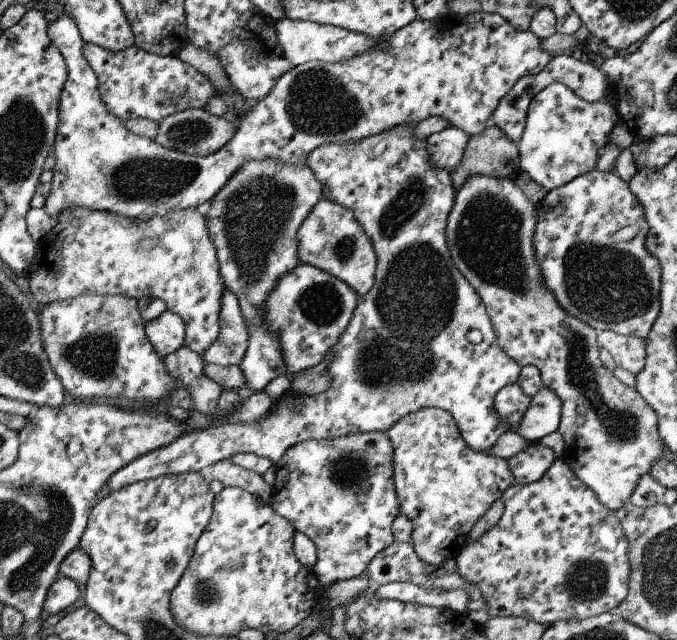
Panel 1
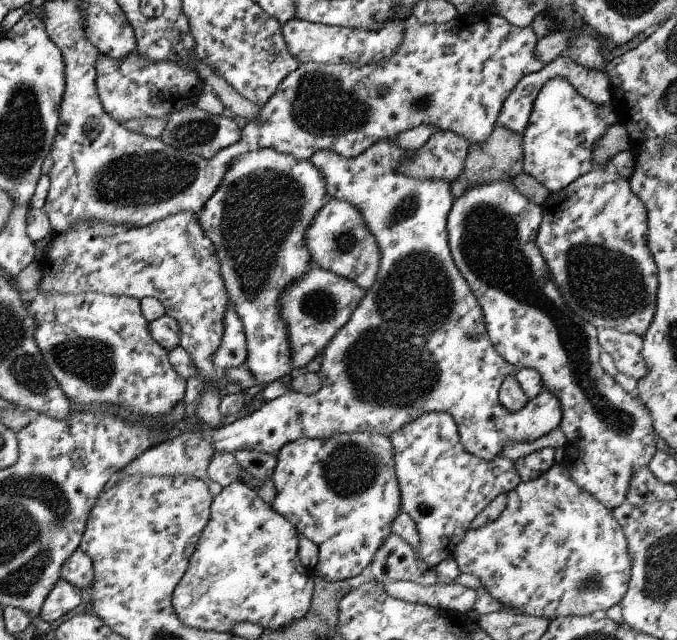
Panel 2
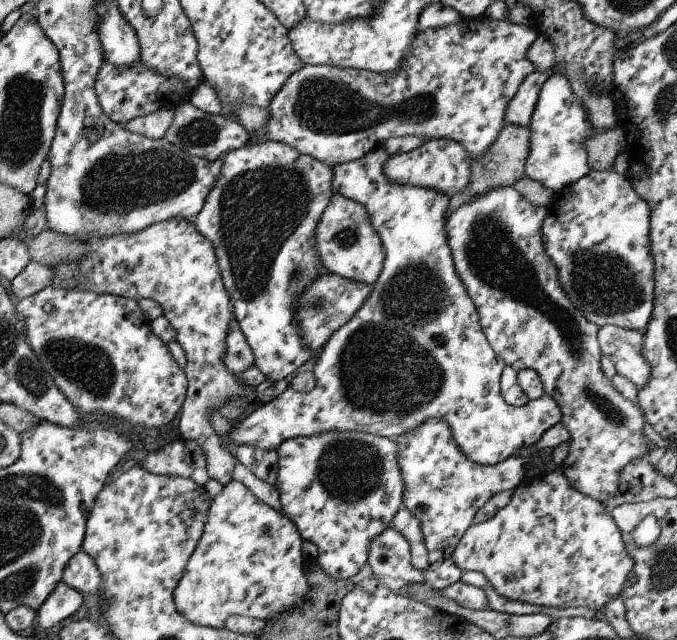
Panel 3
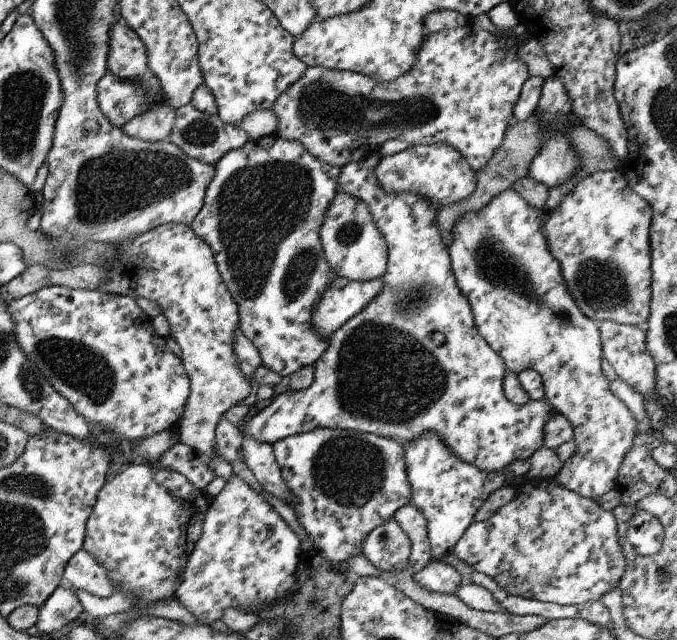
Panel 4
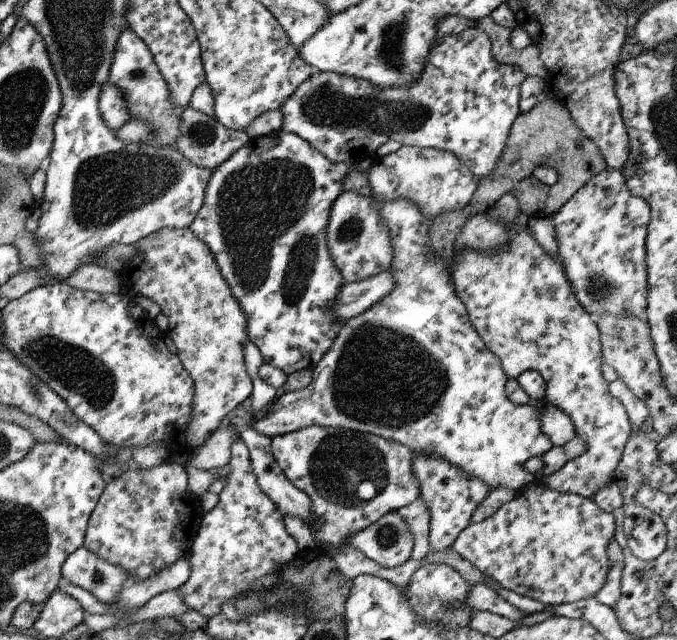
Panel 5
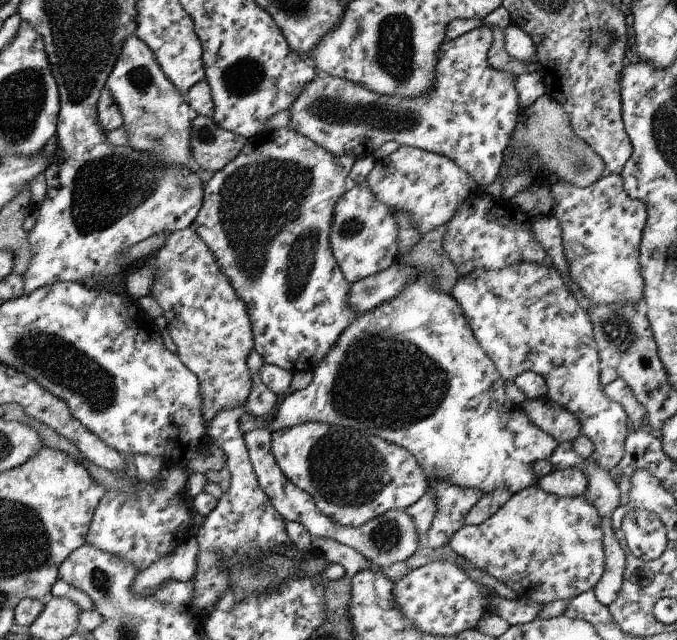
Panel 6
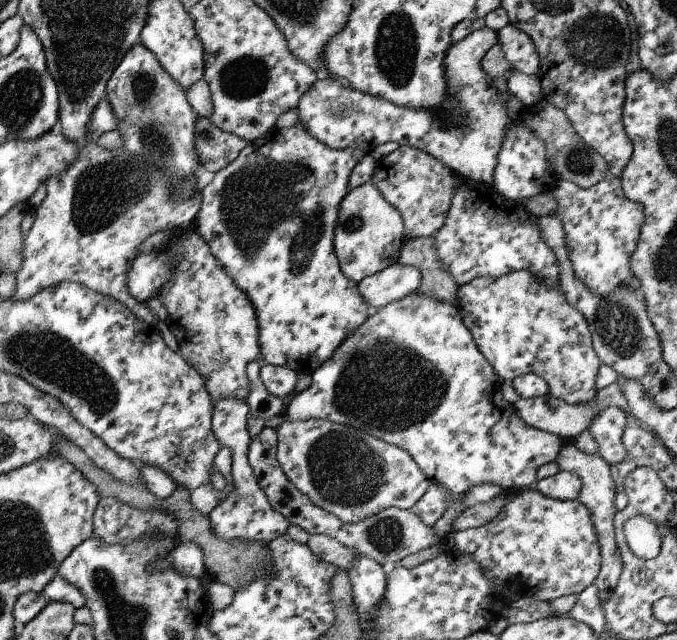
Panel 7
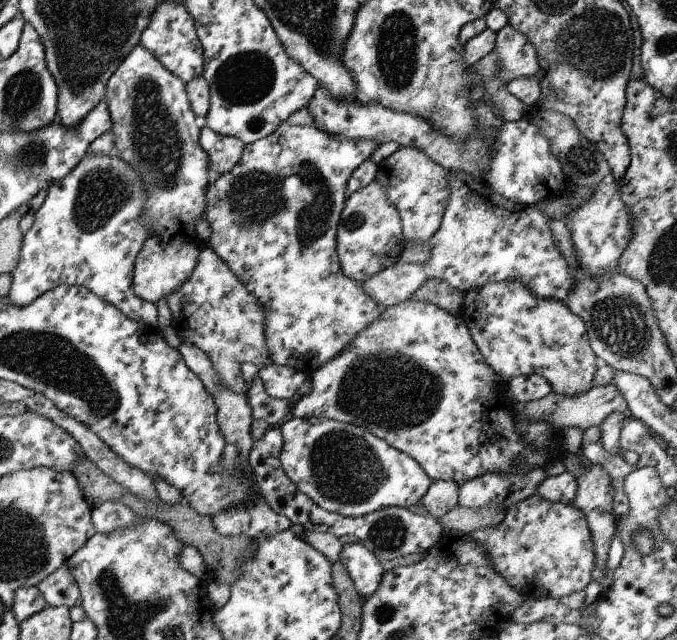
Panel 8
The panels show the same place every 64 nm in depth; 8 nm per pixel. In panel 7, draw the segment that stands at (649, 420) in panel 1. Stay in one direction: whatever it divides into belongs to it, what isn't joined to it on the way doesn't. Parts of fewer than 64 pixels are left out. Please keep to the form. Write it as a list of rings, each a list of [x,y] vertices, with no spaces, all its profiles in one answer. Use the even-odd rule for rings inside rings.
[[[529,269],[512,270],[497,278],[480,276],[460,284],[454,292],[461,320],[471,333],[479,352],[503,379],[512,381],[525,373],[540,376],[548,386],[548,394],[570,405],[585,405],[594,400],[595,377],[601,364],[592,347],[586,318],[572,307],[557,287],[546,289]],[[618,406],[603,407],[587,425],[591,438],[597,444],[596,454],[608,465],[627,460],[627,452],[622,445],[625,428],[625,413]],[[557,471],[553,476],[537,478],[533,488],[547,498],[557,500],[573,500],[580,491],[581,481],[571,471]]]

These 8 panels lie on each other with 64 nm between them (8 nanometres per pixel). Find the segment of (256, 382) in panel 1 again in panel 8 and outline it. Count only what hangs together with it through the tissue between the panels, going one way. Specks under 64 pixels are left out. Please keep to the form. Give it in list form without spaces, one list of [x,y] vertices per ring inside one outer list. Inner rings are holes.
[[[287,121],[281,122],[279,126],[270,132],[266,137],[261,137],[258,141],[251,144],[245,144],[242,156],[239,157],[238,164],[231,170],[217,177],[213,182],[209,182],[206,188],[206,208],[203,218],[206,227],[210,230],[207,246],[214,250],[220,259],[229,267],[230,271],[236,276],[238,281],[242,283],[249,294],[262,307],[263,322],[265,323],[266,347],[268,350],[268,362],[276,365],[290,366],[297,369],[306,376],[310,376],[325,361],[331,360],[337,356],[347,345],[348,342],[360,330],[363,330],[370,322],[373,322],[381,312],[381,306],[375,302],[373,297],[365,294],[362,282],[354,281],[347,278],[342,272],[338,261],[335,248],[335,233],[337,221],[343,208],[343,201],[346,192],[346,182],[350,177],[352,170],[366,158],[370,158],[370,154],[377,147],[375,141],[357,141],[337,143],[334,139],[330,139],[325,133],[321,133],[313,125],[290,125]]]

